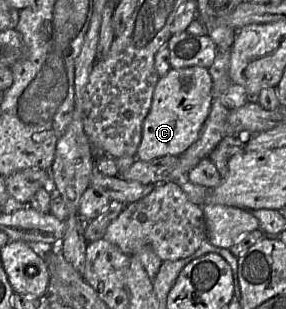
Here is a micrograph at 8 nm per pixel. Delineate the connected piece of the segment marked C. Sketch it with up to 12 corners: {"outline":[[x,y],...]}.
{"outline":[[202,66],[158,79],[136,158],[181,155],[212,103]]}

